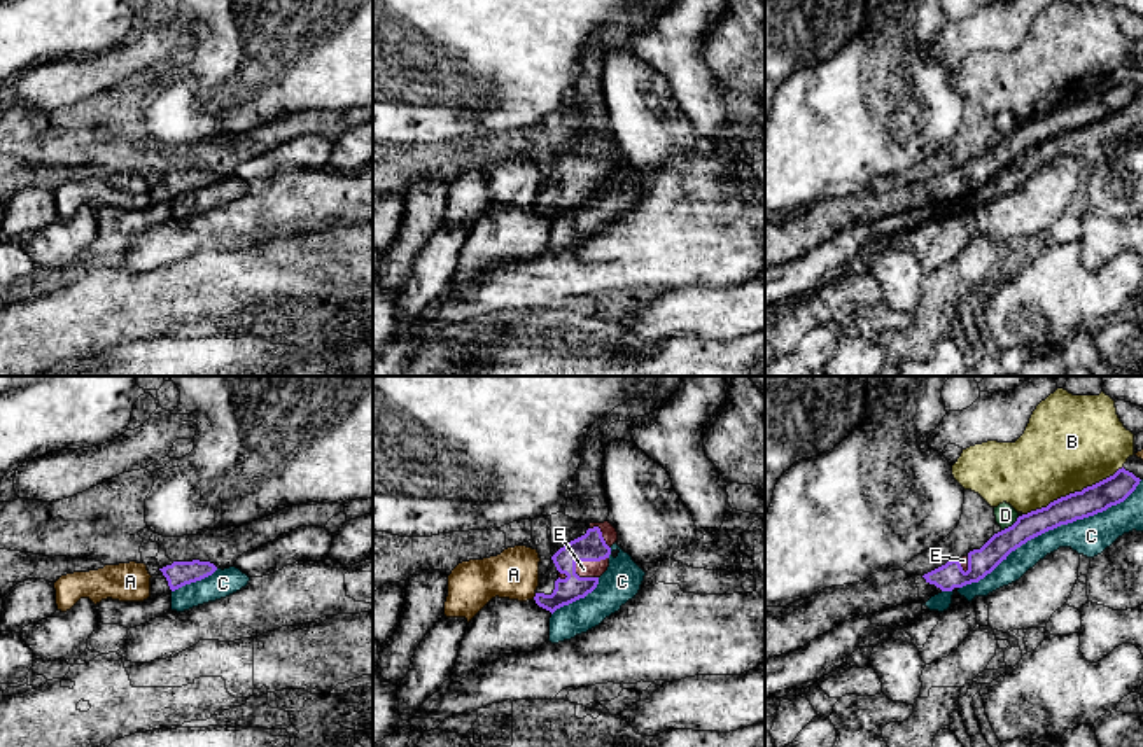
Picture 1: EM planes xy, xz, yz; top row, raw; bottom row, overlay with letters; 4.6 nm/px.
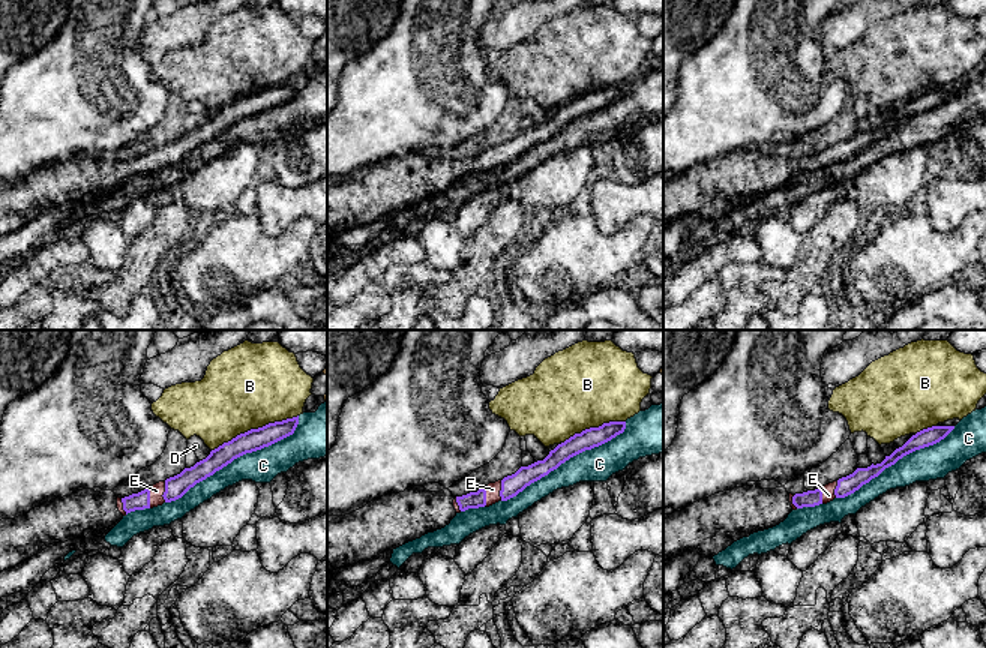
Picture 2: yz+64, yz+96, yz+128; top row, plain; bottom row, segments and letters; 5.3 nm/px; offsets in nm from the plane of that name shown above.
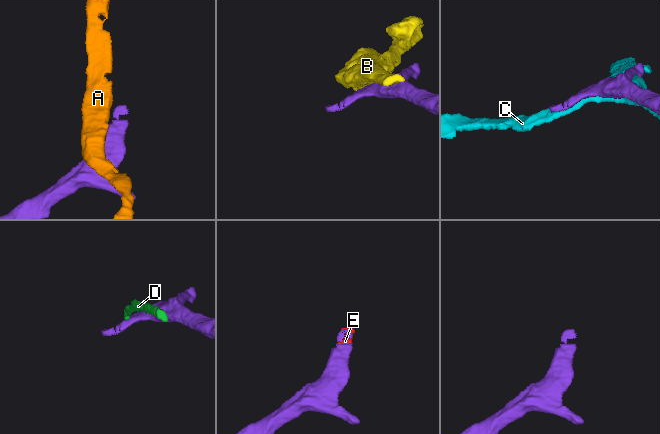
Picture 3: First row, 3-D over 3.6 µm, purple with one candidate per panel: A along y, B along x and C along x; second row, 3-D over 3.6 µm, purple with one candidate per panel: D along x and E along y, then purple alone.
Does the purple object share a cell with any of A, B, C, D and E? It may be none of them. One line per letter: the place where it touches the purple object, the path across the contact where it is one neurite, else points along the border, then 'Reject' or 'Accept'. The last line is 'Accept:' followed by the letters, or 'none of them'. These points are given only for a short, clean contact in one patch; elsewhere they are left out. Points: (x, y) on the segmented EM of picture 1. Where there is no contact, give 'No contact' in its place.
A: Touches purple at xz (534, 597). Reject
B: Touches purple at yz (1072, 494). Reject
C: Touches purple at yz (1051, 529). Reject
D: Touches purple at yz (1012, 525). Boundary: yz (1019, 516), (1002, 530). Reject
E: Touches purple at xz (587, 560). Path across: xz (590, 546), (587, 560), (583, 569). Accept
Accept: E

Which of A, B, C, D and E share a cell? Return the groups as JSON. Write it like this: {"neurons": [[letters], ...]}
{"neurons": [["A"], ["B"], ["C"], ["D"], ["E"]]}

